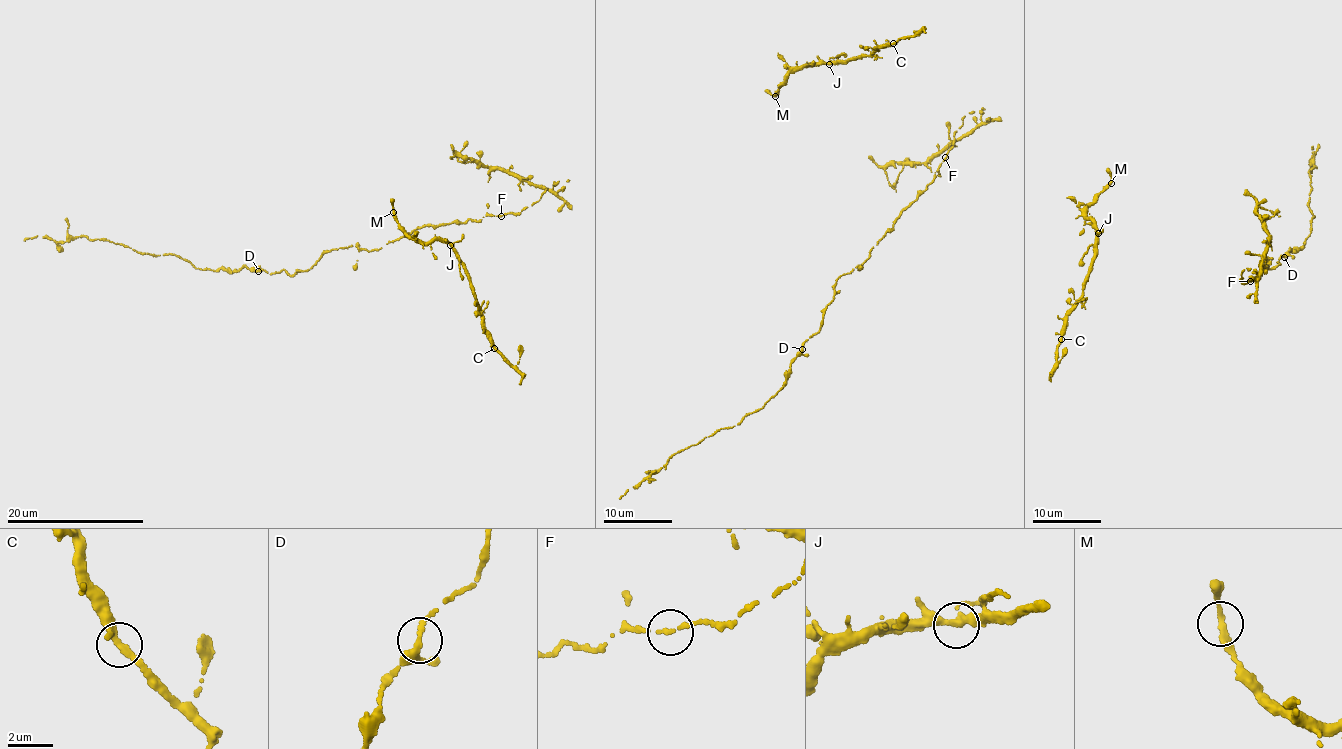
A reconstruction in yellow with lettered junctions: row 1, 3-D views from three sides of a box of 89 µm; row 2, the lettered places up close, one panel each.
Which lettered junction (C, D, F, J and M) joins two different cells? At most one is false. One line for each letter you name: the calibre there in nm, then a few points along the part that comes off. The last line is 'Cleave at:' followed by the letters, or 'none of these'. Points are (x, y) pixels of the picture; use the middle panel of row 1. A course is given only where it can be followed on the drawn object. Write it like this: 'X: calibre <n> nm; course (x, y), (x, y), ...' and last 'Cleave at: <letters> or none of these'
Cleave at: none of these

